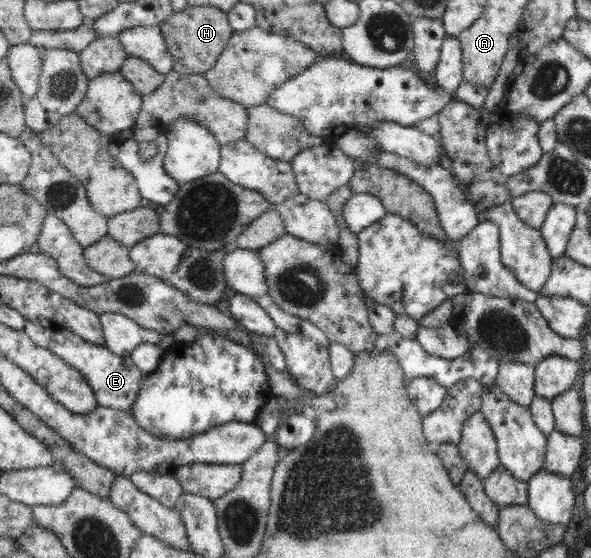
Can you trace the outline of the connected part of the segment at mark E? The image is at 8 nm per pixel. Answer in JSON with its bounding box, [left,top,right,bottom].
[24,320,142,410]

